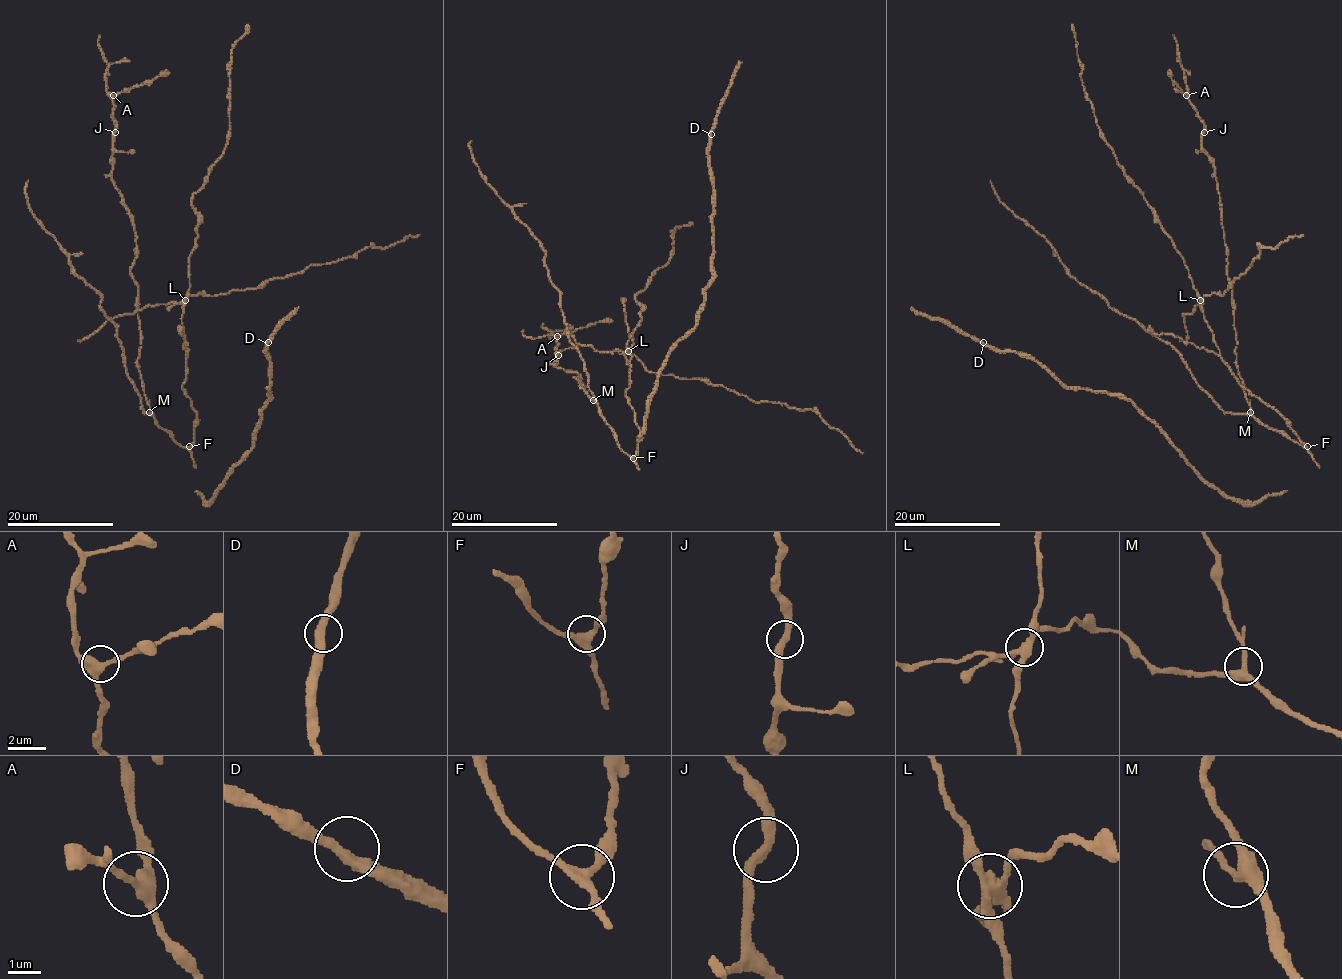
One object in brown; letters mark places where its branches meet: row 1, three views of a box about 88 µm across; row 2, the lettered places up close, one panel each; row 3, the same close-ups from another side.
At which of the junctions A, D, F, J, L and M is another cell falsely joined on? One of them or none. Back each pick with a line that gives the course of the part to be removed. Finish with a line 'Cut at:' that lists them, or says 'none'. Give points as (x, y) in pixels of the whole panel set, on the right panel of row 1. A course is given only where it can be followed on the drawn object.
L: course (1201, 300), (1213, 293), (1222, 296), (1234, 278), (1251, 265), (1261, 247), (1275, 248), (1290, 237), (1302, 235)
Cut at: L

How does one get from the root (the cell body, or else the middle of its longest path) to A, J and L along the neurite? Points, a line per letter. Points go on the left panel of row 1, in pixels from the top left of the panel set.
A: (191, 448), (183, 448), (157, 424), (143, 389), (137, 284), (131, 272), (136, 232), (112, 179), (113, 95)
J: (191, 448), (183, 448), (157, 424), (143, 389), (137, 284), (131, 272), (136, 232), (112, 179), (115, 132)
L: (191, 448), (196, 413), (183, 389), (187, 344), (181, 316), (185, 300)

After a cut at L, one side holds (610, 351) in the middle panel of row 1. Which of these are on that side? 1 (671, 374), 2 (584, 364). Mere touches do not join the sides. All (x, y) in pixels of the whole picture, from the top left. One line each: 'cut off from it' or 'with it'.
1: with it
2: cut off from it

